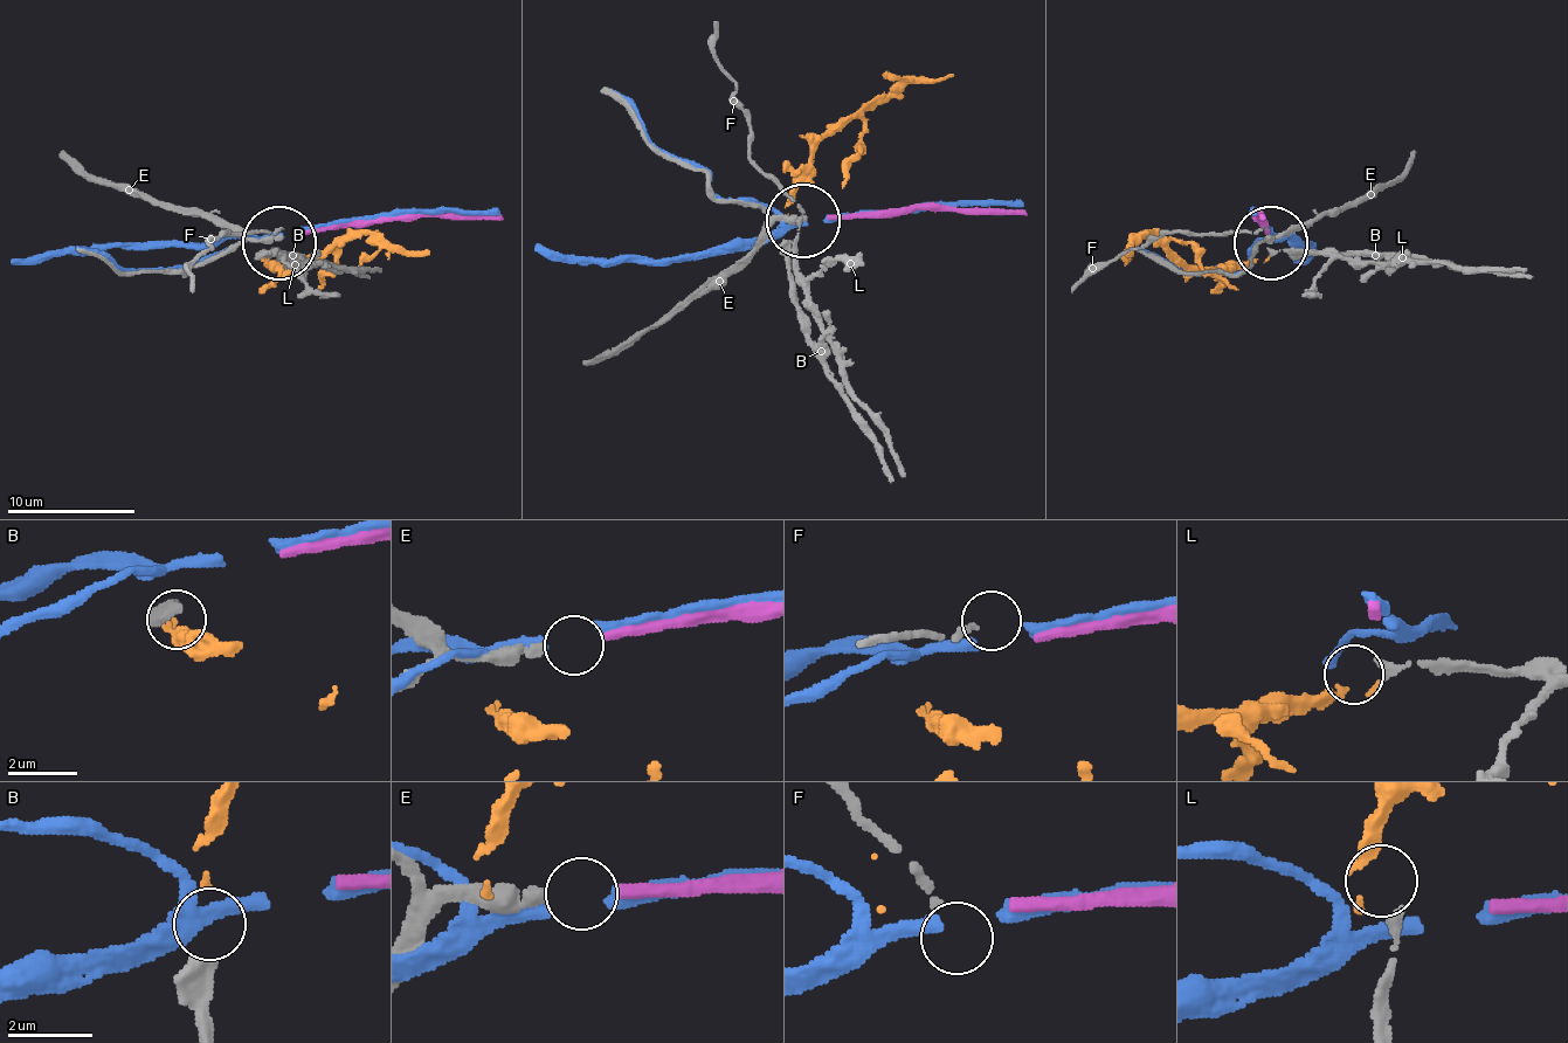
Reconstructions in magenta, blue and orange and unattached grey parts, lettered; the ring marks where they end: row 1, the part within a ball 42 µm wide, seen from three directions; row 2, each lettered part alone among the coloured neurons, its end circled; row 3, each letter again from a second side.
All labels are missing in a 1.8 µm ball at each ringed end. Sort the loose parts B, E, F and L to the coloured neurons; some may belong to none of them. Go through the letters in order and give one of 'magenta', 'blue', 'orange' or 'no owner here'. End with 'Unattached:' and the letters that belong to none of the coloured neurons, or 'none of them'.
B: orange
E: magenta
F: no owner here
L: no owner here
Unattached: F, L

